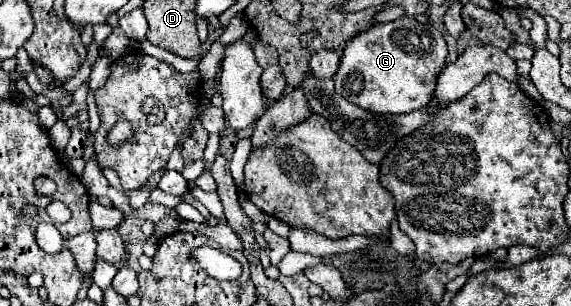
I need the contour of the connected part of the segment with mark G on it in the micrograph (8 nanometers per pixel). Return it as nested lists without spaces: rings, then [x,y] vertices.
[[[400,17],[390,23],[378,23],[366,31],[360,31],[344,43],[340,69],[334,75],[336,93],[372,113],[412,113],[416,109],[422,109],[430,101],[436,89],[438,75],[446,67],[446,57],[446,41],[442,33],[430,23],[418,23],[412,17]]]

